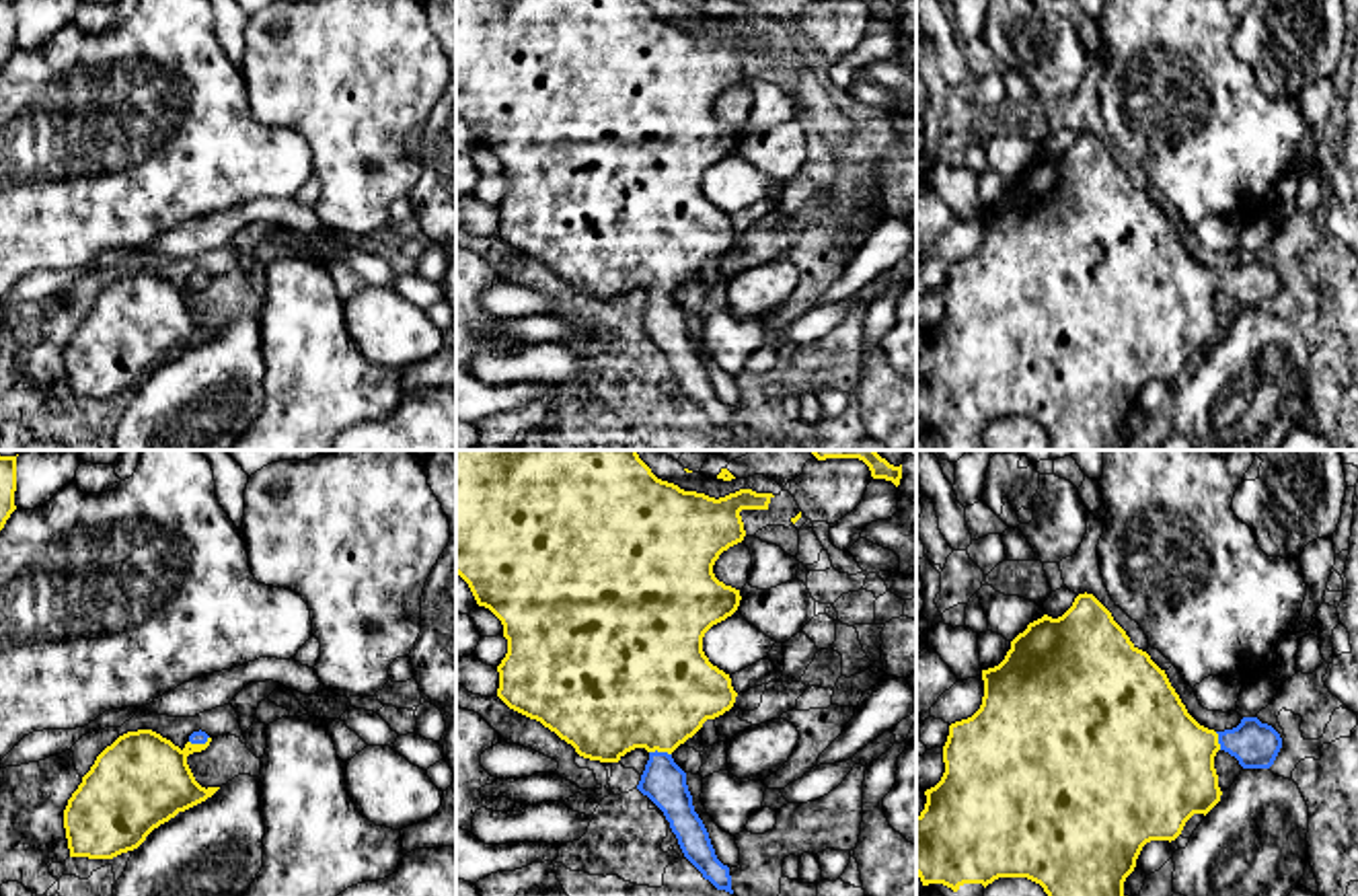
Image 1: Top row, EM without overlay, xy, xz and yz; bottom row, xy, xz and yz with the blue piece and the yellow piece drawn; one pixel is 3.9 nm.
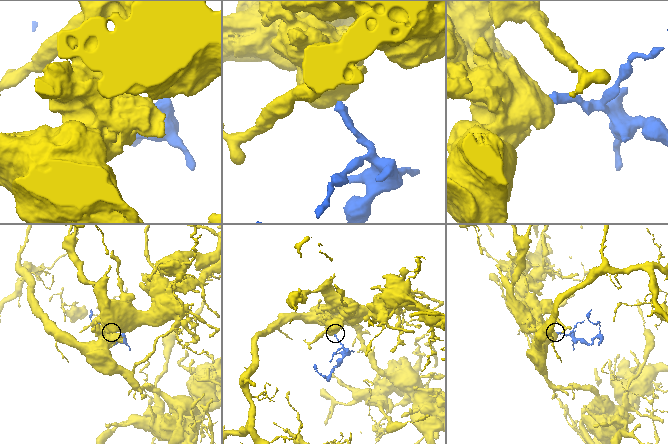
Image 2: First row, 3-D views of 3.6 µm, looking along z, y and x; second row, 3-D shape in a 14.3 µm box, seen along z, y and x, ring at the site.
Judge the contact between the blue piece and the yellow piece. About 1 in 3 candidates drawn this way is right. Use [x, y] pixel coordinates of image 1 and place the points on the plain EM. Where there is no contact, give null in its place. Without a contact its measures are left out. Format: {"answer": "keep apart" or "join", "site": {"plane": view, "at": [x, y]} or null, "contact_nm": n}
{"answer": "join", "site": {"plane": "xz", "at": [660, 292]}, "contact_nm": 90}

